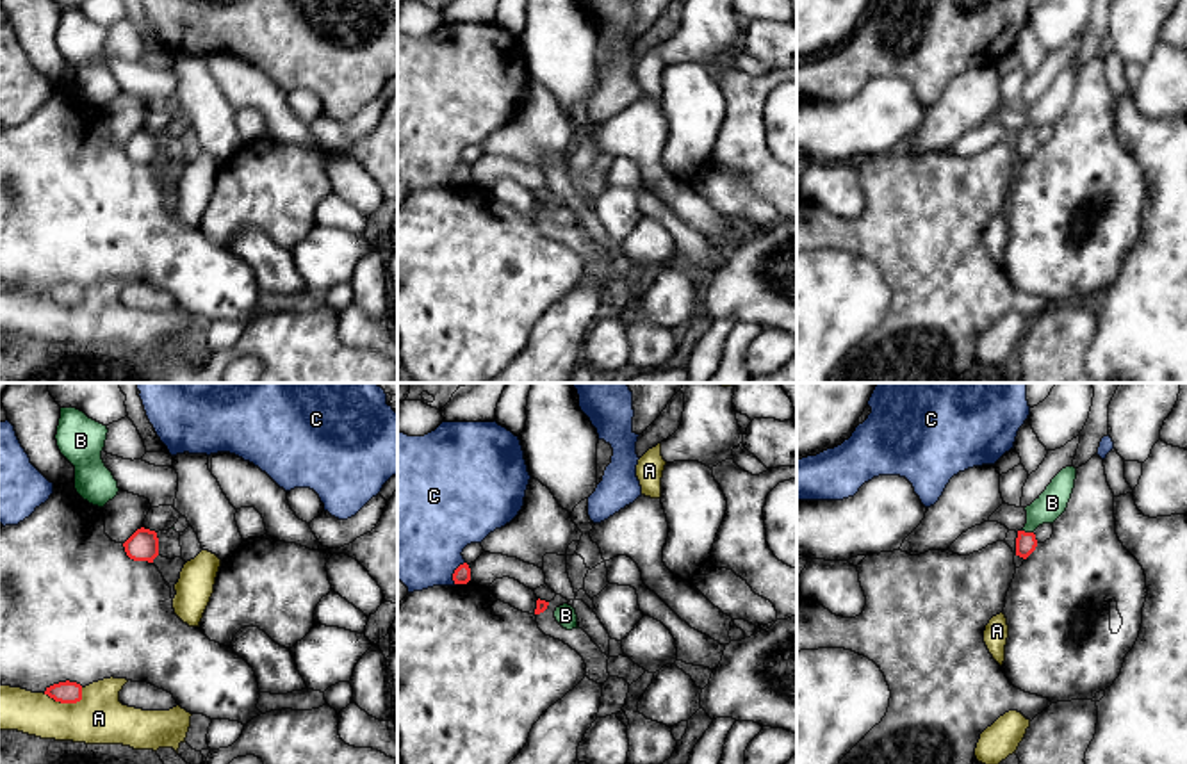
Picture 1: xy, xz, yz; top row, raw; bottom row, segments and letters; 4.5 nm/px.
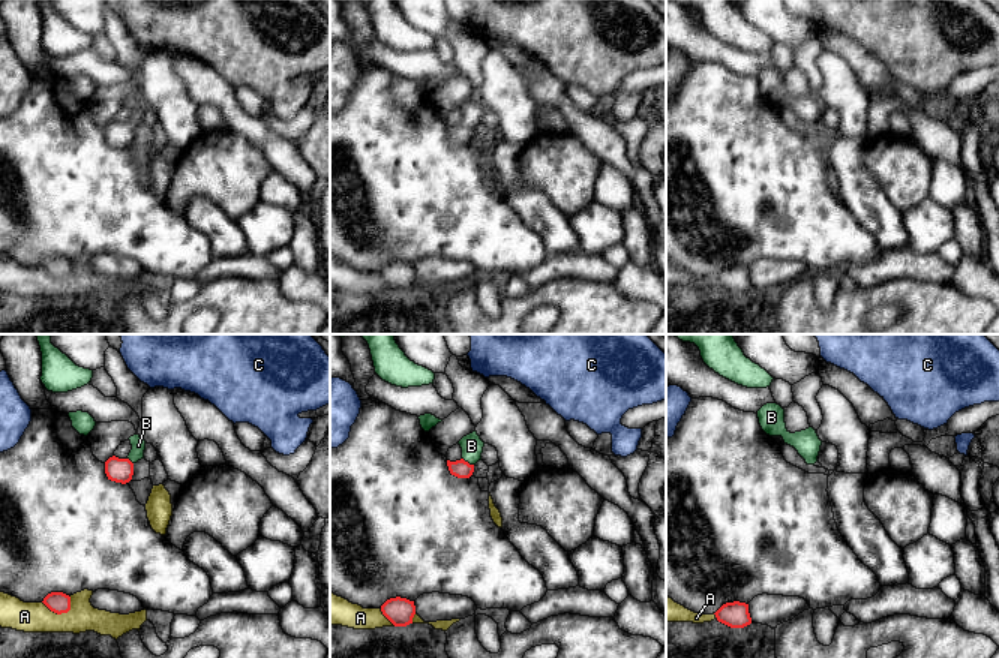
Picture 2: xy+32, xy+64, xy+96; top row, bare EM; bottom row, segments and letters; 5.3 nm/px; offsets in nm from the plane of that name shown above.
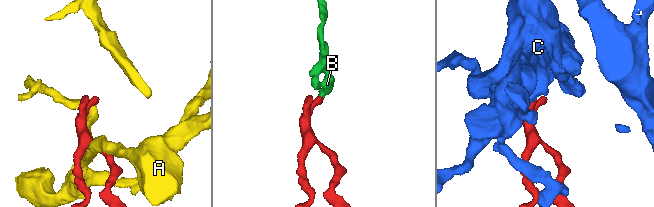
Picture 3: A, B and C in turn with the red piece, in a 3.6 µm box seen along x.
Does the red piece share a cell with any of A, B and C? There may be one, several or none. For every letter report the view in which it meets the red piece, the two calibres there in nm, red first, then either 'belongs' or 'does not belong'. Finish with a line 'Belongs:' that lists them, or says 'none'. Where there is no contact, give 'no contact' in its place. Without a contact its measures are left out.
A: xy | 100/240 nm | does not belong
B: yz | 100/140 nm | belongs
C: xz | 80/460 nm | does not belong
Belongs: B

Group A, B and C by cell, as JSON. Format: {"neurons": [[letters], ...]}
{"neurons": [["A"], ["B"], ["C"]]}

